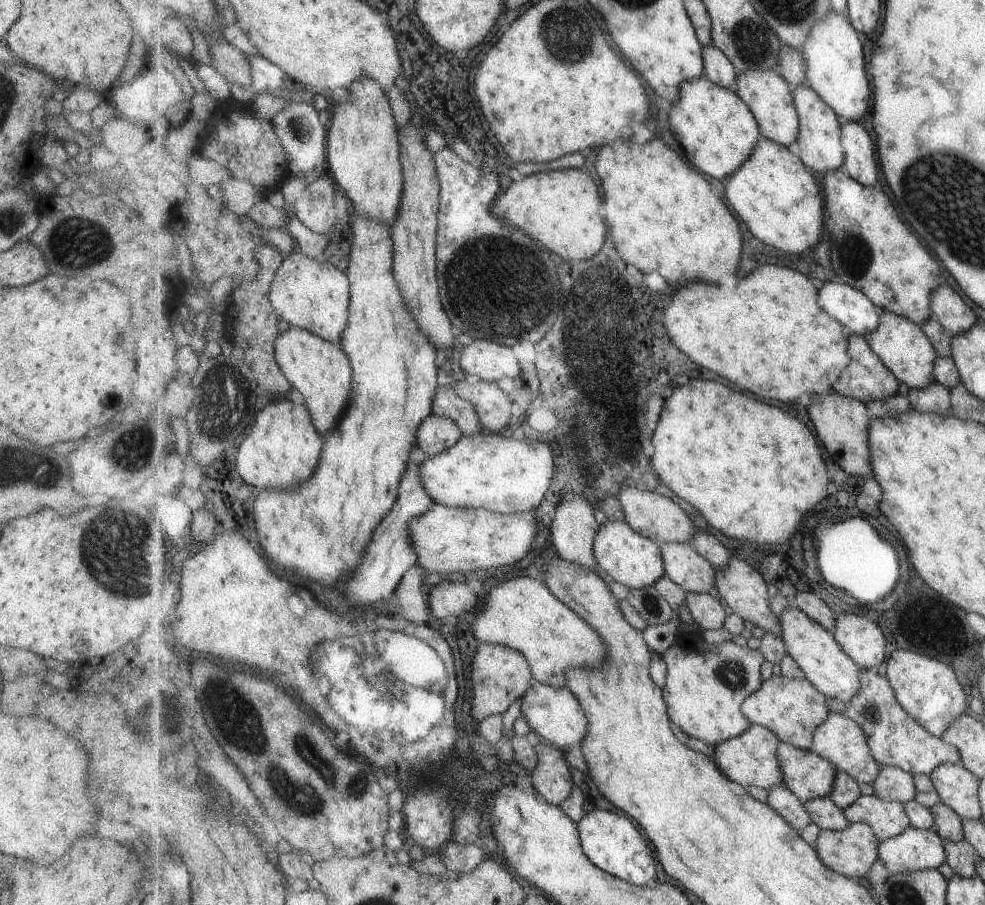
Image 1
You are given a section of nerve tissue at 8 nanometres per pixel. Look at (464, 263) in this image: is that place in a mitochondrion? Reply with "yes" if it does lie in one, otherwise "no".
yes

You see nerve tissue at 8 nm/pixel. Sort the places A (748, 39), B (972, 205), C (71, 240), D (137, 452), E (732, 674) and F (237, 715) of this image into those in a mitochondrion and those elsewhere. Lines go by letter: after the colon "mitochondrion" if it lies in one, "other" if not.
A: mitochondrion
B: mitochondrion
C: mitochondrion
D: mitochondrion
E: mitochondrion
F: mitochondrion

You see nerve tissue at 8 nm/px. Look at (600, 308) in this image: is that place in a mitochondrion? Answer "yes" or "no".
yes

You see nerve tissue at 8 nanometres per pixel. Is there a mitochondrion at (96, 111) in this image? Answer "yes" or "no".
no

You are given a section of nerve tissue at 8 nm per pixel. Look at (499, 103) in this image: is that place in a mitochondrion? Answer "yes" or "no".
no

